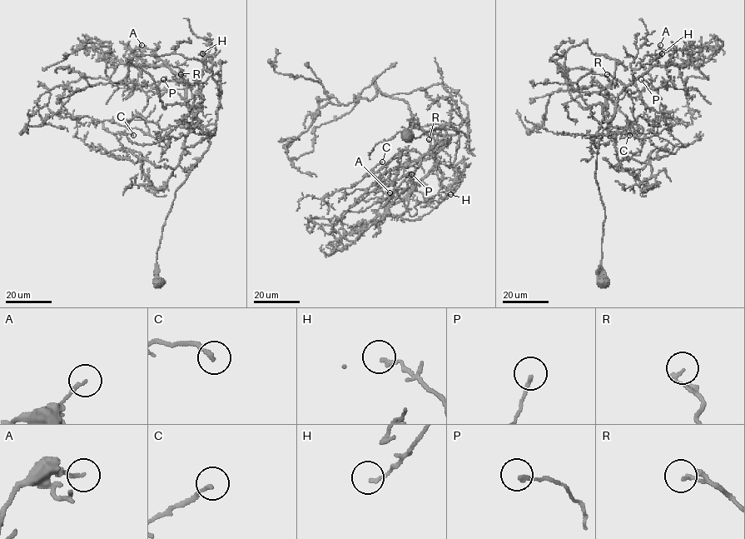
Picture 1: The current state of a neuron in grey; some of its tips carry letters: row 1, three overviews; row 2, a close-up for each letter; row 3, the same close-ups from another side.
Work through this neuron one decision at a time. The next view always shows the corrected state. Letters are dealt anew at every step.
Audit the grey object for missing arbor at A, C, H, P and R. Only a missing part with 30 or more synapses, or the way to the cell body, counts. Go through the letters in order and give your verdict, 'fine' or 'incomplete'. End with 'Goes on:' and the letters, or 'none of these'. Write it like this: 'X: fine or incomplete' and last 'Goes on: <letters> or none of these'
A: fine
C: fine
H: fine
P: fine
R: incomplete
Goes on: R

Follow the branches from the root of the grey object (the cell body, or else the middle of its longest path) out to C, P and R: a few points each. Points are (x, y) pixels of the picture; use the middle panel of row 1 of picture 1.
C: (406, 137), (403, 134), (419, 137), (436, 127), (459, 132), (424, 155), (404, 149), (365, 177), (382, 162)
P: (406, 137), (436, 127), (459, 132), (434, 151), (434, 165), (413, 189), (428, 202), (399, 197), (411, 174)
R: (406, 137), (403, 134), (419, 137), (436, 127), (459, 132), (434, 151), (433, 159), (429, 139)

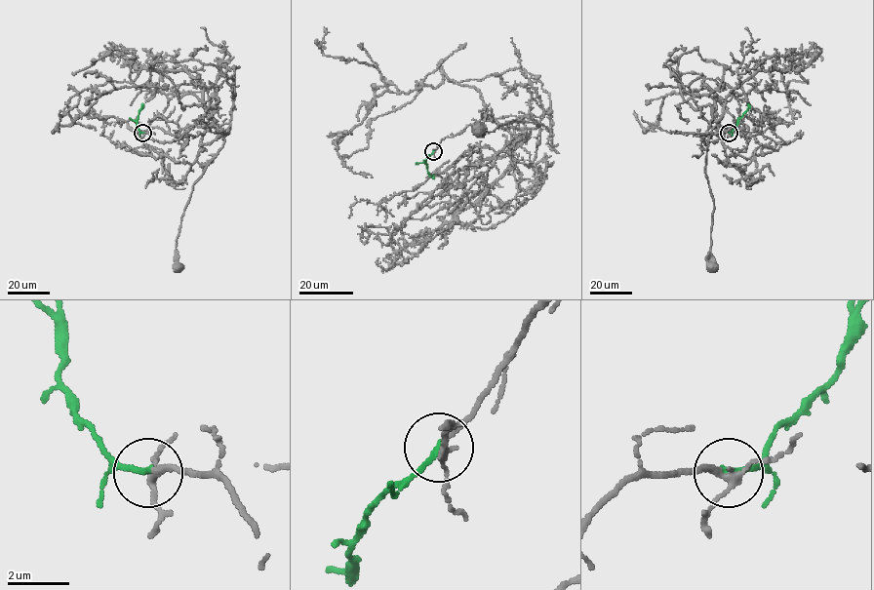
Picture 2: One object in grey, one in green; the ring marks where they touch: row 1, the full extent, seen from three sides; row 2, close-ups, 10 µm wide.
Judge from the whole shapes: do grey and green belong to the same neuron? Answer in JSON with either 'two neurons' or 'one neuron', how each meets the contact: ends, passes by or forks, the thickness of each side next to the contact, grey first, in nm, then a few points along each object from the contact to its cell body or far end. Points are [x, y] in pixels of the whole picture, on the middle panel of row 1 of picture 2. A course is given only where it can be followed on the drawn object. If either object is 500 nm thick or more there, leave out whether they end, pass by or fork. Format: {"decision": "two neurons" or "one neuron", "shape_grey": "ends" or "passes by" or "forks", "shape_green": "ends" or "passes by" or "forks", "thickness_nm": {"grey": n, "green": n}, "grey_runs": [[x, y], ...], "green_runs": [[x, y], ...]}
{"decision": "one neuron", "shape_grey": "forks", "shape_green": "ends", "thickness_nm": {"grey": 180, "green": 180}, "grey_runs": [[433, 151], [445, 137], [485, 115], [512, 137], [539, 125], [513, 120], [493, 132], [474, 128], [478, 132]], "green_runs": [[433, 151], [425, 160], [428, 175], [433, 178]]}

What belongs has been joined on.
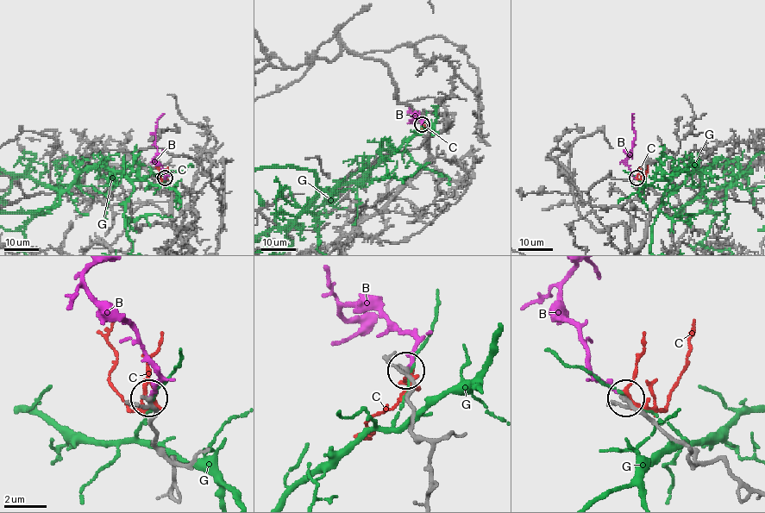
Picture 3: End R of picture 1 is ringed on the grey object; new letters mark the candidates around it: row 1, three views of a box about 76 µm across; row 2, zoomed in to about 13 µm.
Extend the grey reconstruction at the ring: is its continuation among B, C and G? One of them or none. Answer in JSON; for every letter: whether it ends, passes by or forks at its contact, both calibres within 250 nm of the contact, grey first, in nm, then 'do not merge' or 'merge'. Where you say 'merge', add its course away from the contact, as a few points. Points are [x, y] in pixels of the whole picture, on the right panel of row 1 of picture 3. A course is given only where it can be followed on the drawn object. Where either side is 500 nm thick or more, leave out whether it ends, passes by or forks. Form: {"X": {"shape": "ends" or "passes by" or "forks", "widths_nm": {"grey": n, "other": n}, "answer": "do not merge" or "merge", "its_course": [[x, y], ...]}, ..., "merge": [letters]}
{"B": {"shape": "ends", "widths_nm": {"grey": 170, "other": 150}, "answer": "merge", "its_course": [[636, 178], [626, 165], [636, 132], [632, 128], [632, 113]]}, "C": {"shape": "passes by", "widths_nm": {"grey": 190, "other": 200}, "answer": "do not merge"}, "G": {"shape": "passes by", "widths_nm": {"grey": 190, "other": 100}, "answer": "do not merge"}, "merge": ["B"]}

